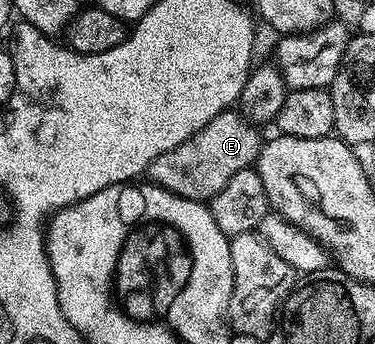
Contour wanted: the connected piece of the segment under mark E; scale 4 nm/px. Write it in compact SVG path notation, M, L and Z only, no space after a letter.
M229 110L218 114L198 134L182 142L182 146L174 146L174 150L158 154L158 158L154 158L148 168L147 179L159 188L187 200L210 202L216 197L218 190L225 189L226 182L230 182L230 178L234 178L238 170L246 170L255 165L262 147L260 132L261 129L239 111Z

